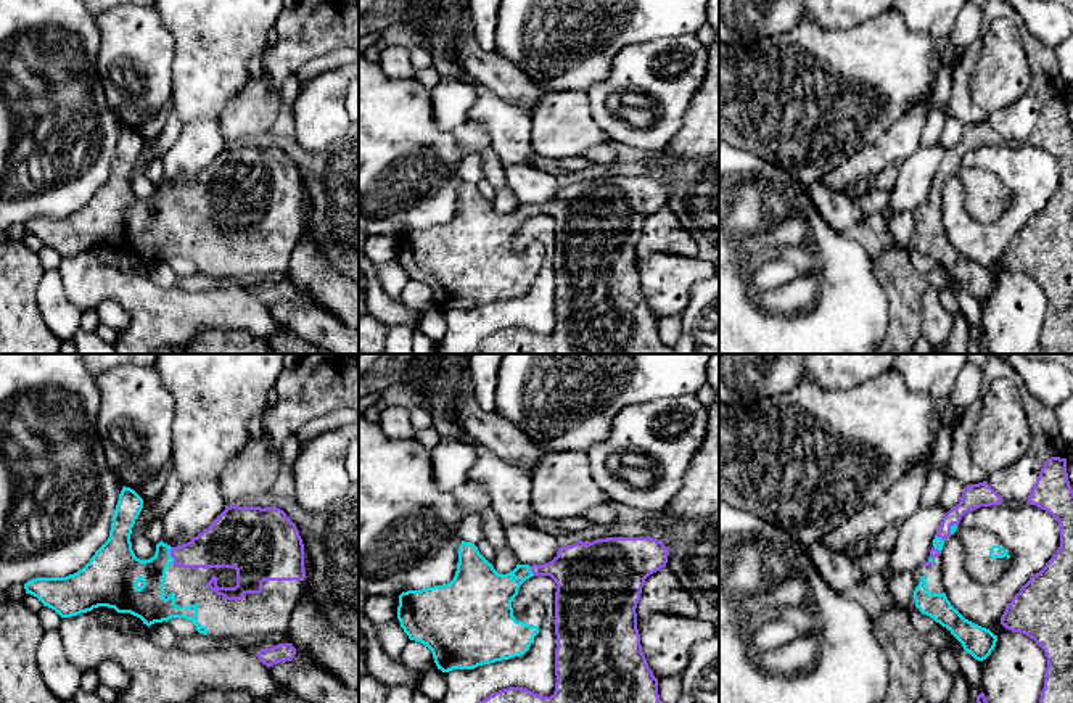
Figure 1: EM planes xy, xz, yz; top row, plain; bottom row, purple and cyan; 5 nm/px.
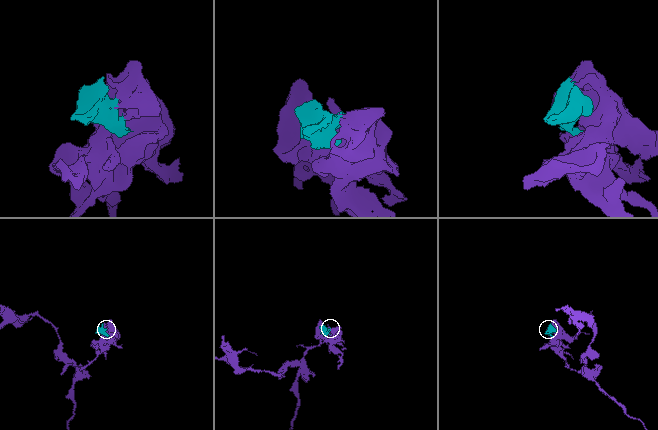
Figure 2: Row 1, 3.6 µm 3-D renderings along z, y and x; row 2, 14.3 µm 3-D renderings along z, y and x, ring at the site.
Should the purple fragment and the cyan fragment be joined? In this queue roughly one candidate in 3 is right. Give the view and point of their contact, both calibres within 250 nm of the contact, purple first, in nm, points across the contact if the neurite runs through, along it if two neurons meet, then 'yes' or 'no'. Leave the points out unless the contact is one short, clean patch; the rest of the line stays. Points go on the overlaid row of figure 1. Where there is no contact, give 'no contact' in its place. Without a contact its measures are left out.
xy (171, 555) | 220/180 nm | yes

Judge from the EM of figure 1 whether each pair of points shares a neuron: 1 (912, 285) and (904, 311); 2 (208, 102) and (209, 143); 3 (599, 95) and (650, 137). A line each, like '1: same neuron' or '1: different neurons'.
1: same neuron
2: different neurons
3: same neuron

